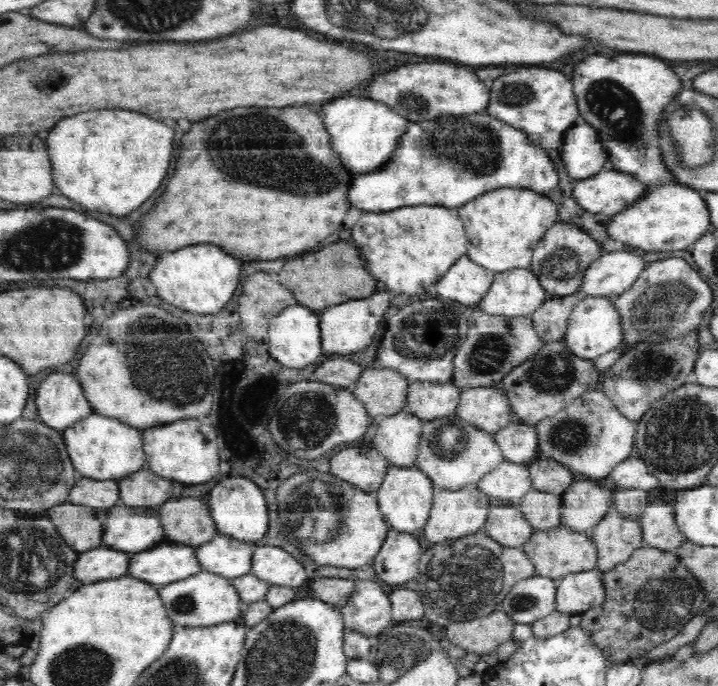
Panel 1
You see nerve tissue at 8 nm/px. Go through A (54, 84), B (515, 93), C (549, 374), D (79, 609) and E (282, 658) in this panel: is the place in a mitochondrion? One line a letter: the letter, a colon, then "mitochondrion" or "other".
A: other
B: mitochondrion
C: mitochondrion
D: other
E: mitochondrion

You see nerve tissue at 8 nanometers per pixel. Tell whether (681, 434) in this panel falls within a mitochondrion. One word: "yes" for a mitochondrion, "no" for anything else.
yes

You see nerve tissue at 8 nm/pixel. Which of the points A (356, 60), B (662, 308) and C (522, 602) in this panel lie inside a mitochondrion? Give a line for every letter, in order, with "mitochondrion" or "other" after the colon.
A: other
B: mitochondrion
C: mitochondrion

